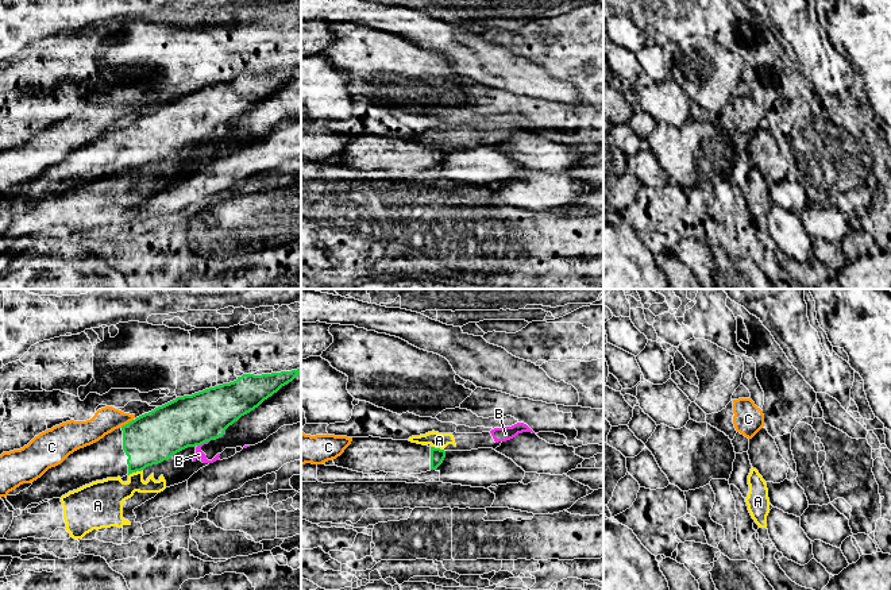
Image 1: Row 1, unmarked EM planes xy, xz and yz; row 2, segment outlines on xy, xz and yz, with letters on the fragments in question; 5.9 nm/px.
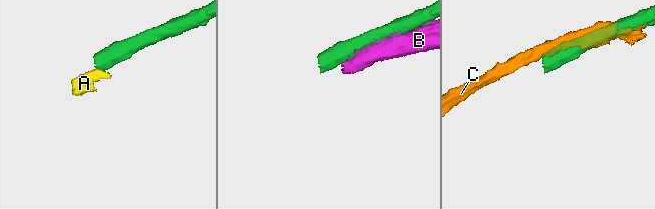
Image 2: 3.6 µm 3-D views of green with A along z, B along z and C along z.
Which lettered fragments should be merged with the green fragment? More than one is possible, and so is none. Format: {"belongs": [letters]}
{"belongs": []}

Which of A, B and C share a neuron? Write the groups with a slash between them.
A B / C

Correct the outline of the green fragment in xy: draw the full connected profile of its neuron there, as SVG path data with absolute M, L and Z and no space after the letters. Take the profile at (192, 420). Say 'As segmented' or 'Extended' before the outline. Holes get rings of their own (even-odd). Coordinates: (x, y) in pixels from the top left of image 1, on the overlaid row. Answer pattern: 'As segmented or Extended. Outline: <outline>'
Extended. Outline: M301 369L271 374L243 374L236 381L205 389L144 413L105 435L99 441L70 454L61 464L49 468L32 485L16 495L7 495L14 509L24 510L31 504L61 498L69 491L107 478L123 478L148 466L170 459L174 454L216 440L242 416L258 408L265 400L301 374Z

